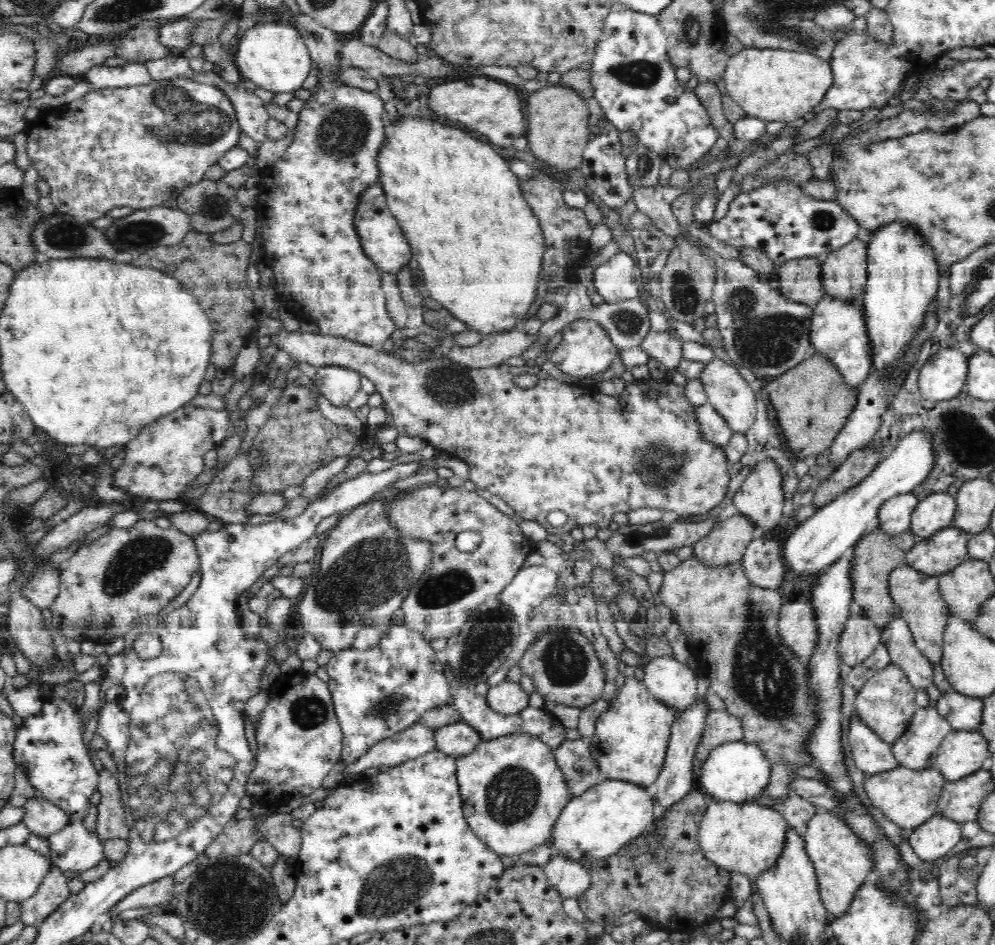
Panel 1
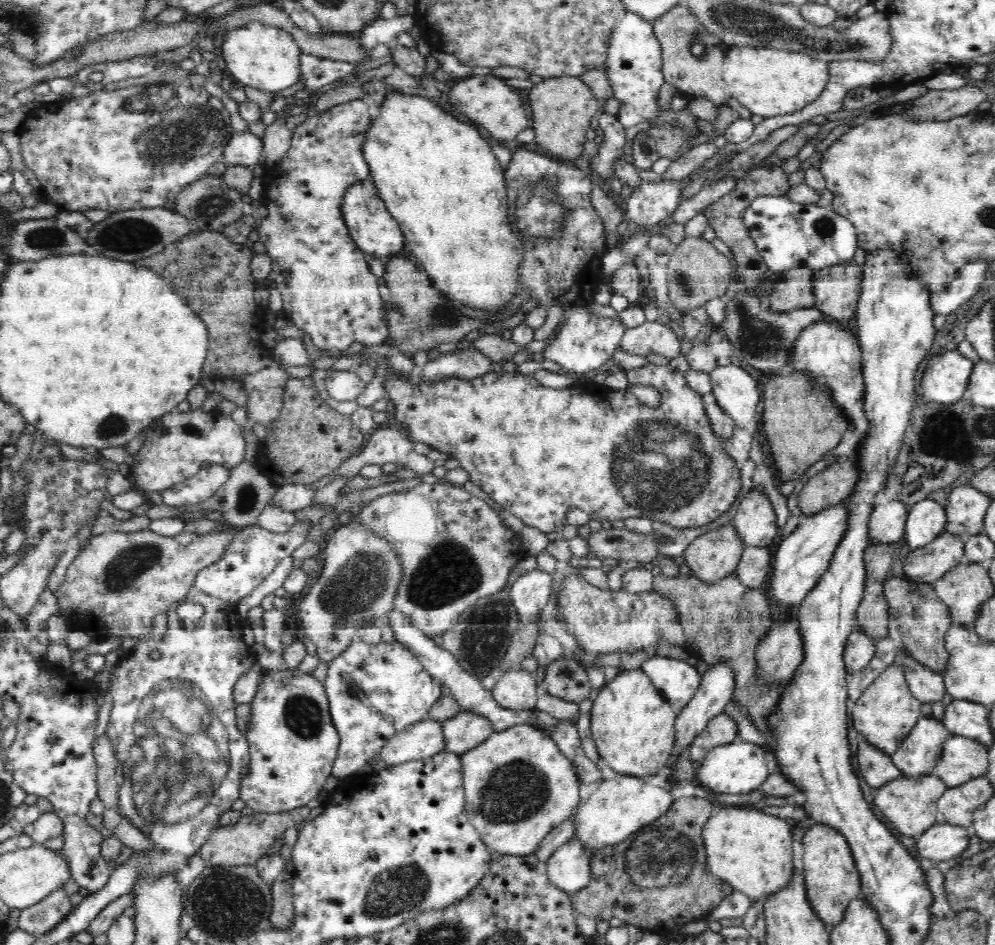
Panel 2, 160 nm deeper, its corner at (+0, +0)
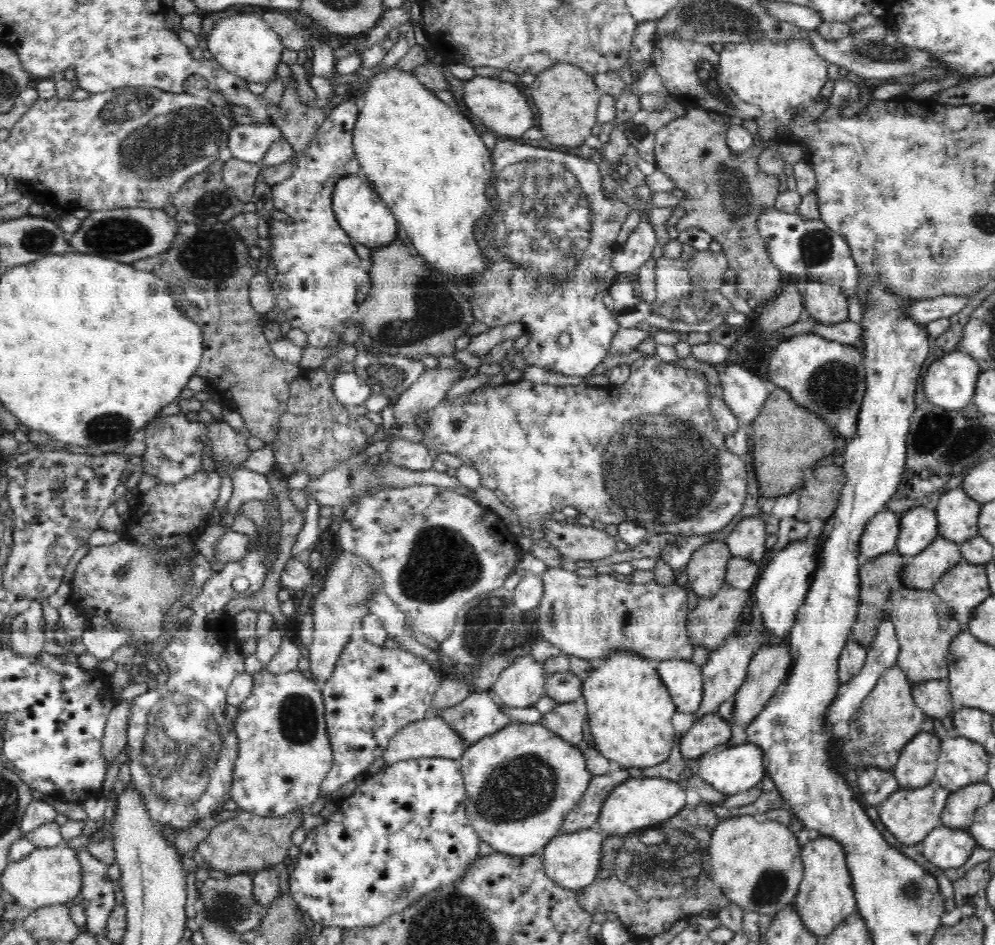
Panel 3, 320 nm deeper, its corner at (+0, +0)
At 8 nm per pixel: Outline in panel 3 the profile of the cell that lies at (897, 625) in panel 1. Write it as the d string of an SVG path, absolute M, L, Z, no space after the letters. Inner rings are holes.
M948 679L913 682L912 686L915 704L934 720L942 721L957 708L949 692Z

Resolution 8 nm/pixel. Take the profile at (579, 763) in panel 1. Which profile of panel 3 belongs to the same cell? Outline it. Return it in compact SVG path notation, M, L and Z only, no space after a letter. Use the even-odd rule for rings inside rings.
M575 701L560 703L553 711L542 715L539 724L567 740L572 745L578 745L584 737L587 715L578 710Z

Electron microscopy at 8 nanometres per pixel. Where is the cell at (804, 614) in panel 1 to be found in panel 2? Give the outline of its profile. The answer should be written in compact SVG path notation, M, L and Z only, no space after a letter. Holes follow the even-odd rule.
M798 608L792 612L792 620L780 626L771 626L756 650L763 682L787 682L794 677L804 661L802 631Z

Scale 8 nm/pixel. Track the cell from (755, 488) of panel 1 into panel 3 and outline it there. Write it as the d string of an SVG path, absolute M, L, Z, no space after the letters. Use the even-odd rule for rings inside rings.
M749 515L734 526L725 543L733 557L747 557L753 562L760 563L762 556L766 554L767 536L763 518Z

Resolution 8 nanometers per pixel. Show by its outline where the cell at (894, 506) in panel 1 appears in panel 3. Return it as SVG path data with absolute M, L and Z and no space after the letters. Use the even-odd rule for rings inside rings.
M883 509L868 521L859 540L860 569L866 561L870 561L882 553L895 551L900 532L899 518L900 515Z

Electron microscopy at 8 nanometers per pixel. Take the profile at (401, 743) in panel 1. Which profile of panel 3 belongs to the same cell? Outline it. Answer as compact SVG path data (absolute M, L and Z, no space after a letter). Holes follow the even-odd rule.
M430 714L427 719L404 726L388 743L383 759L388 765L424 757L448 757L456 760L461 758L468 747L468 743L464 743L441 717Z

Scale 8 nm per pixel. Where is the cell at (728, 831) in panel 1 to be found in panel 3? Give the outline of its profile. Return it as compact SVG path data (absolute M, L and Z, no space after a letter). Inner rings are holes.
M751 815L725 817L724 820L717 822L709 841L710 864L713 872L711 877L714 884L721 888L729 900L745 912L757 912L773 918L784 905L794 904L803 876L800 852L800 843L787 825L774 820L760 823Z

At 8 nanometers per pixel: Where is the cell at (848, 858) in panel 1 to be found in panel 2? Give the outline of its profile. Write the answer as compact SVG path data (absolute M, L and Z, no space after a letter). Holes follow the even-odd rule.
M814 824L803 836L803 876L807 887L808 903L814 907L825 924L837 925L854 897L861 897L861 880L850 844L843 833L828 824Z

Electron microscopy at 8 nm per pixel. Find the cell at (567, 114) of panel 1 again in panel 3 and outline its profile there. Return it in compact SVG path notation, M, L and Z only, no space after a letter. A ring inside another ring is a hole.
M556 63L536 75L530 90L534 106L538 106L538 122L547 142L570 148L583 144L597 122L597 108L602 95L593 77L570 63Z

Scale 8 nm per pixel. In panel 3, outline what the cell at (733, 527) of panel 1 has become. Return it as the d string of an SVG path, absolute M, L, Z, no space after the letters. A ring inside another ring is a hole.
M725 541L708 542L692 552L682 581L699 598L712 597L725 583L727 560L732 557Z

